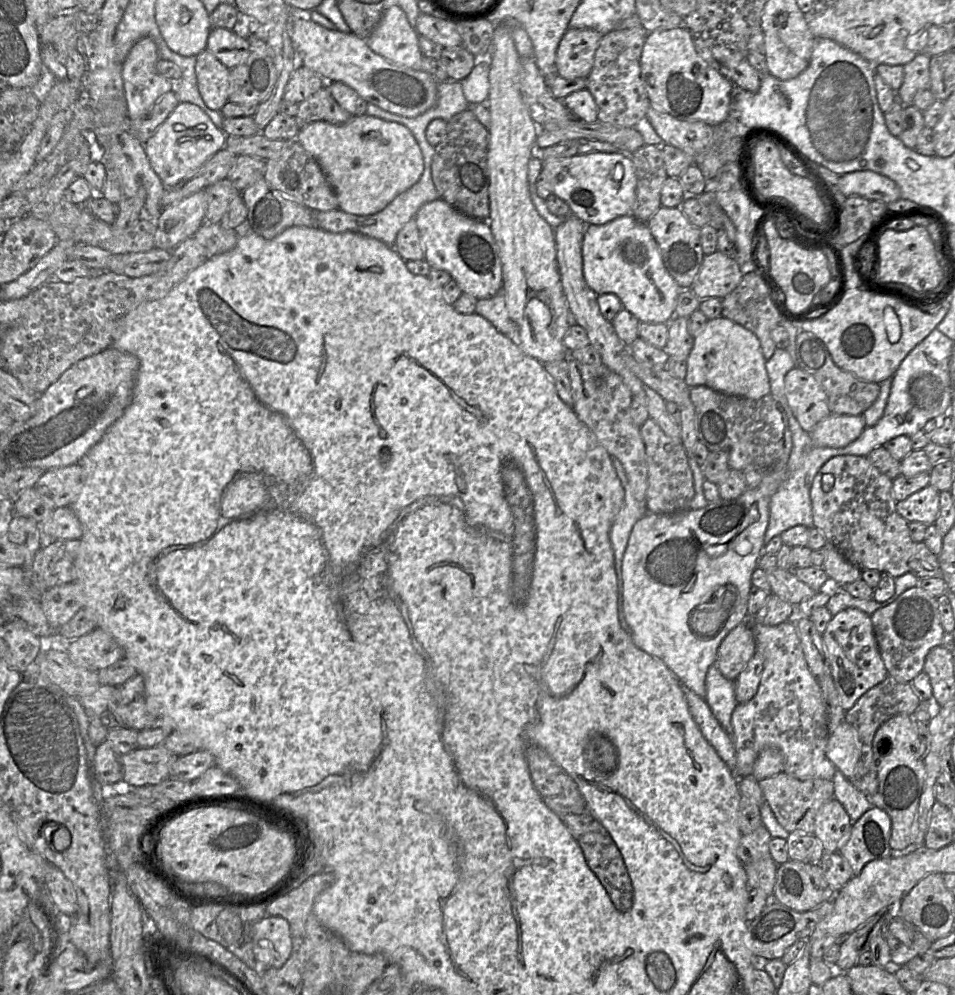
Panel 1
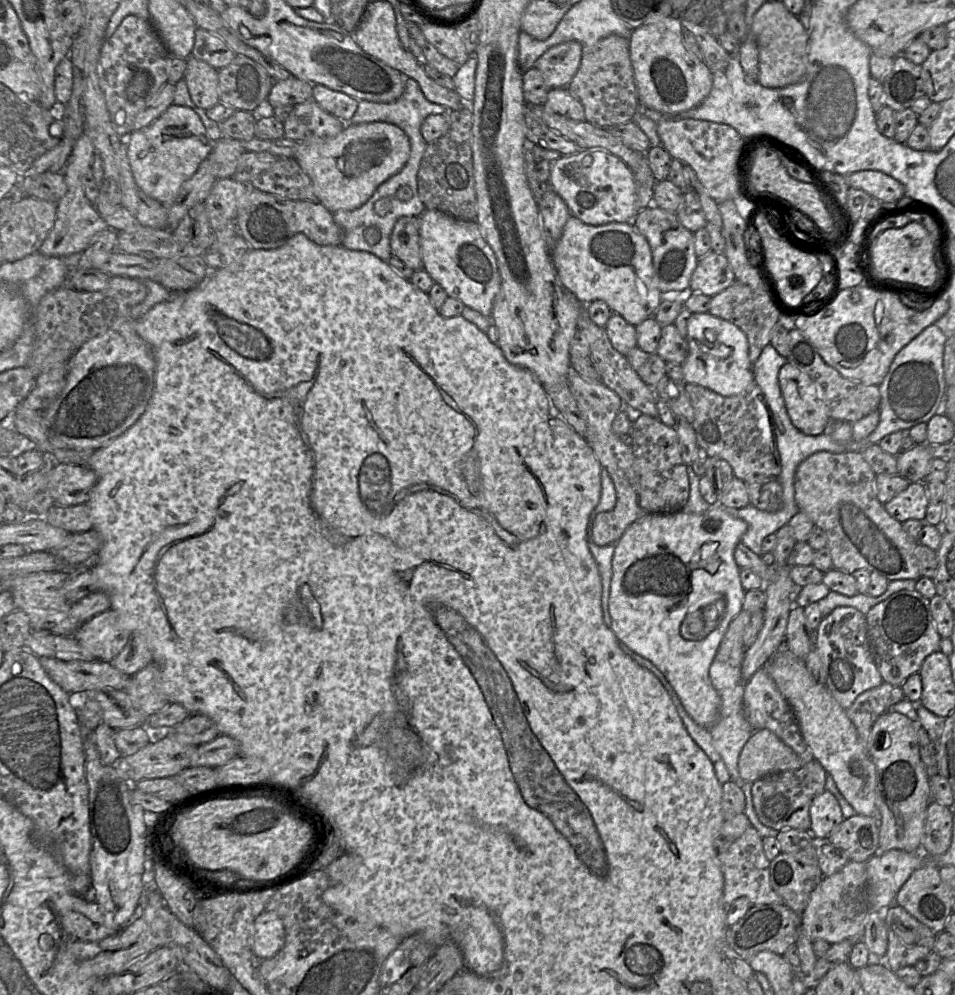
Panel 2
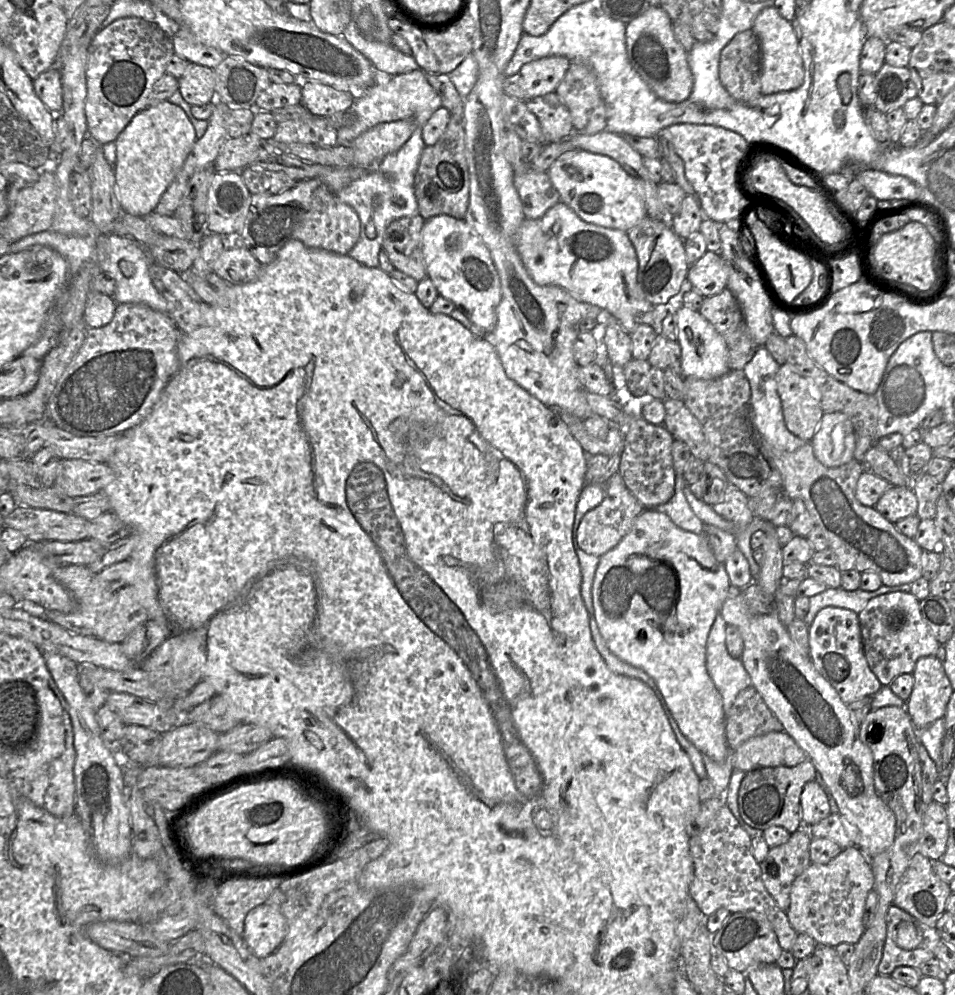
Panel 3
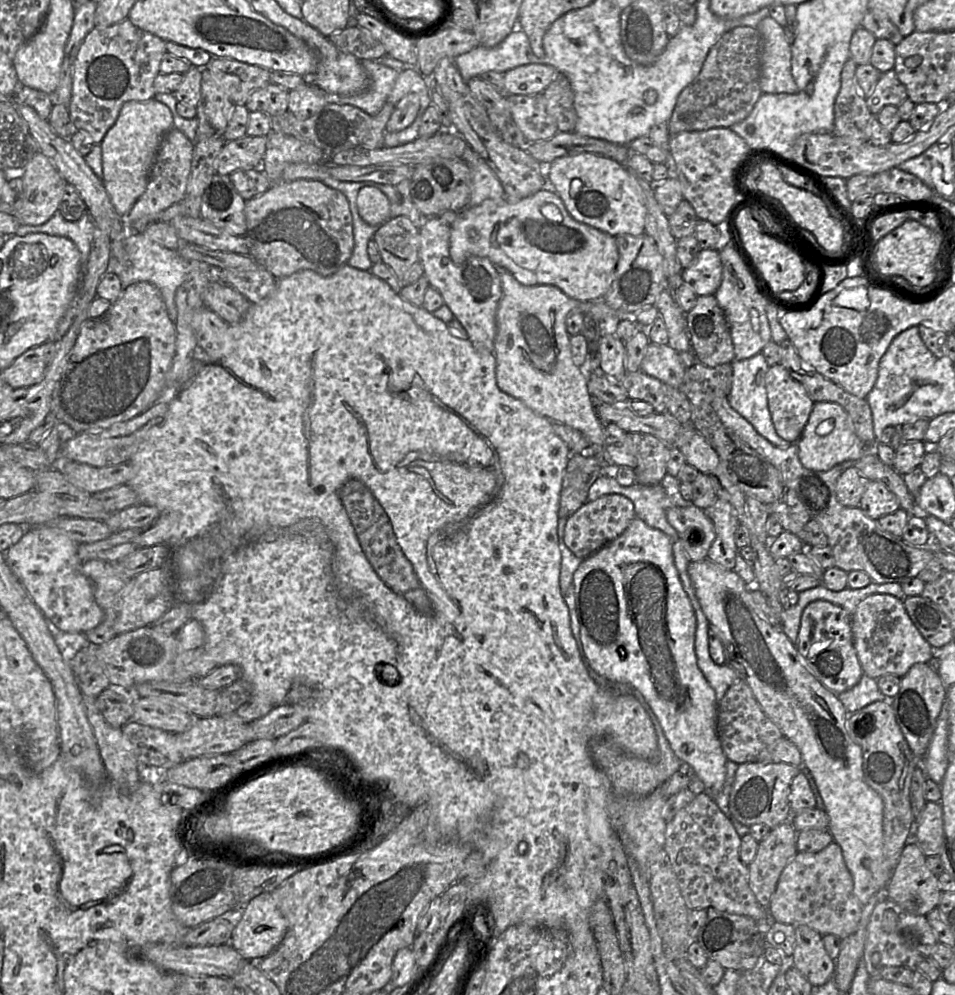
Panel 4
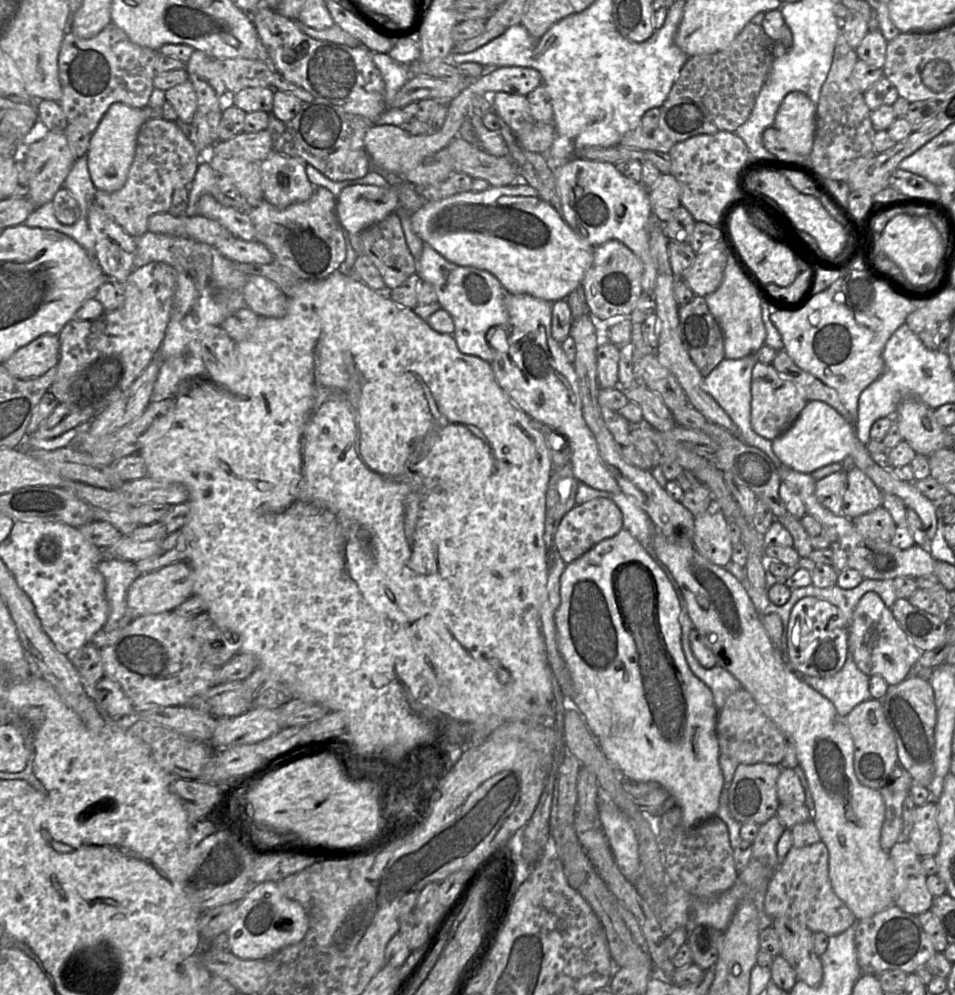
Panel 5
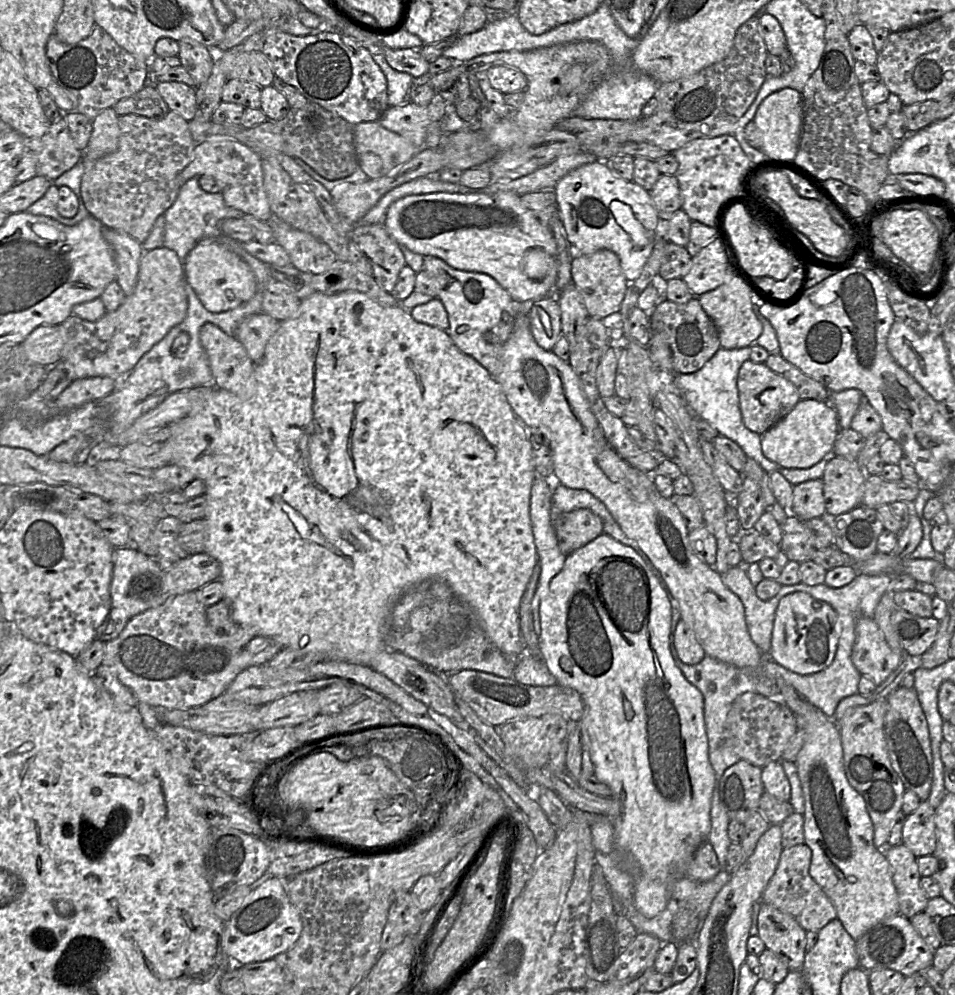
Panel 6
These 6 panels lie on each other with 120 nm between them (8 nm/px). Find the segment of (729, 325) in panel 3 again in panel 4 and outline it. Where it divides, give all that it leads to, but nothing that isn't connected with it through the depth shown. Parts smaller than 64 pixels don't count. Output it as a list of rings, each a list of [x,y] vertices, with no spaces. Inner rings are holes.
[[[714,295],[697,296],[694,307],[686,313],[686,329],[696,361],[716,367],[735,360],[729,326]]]

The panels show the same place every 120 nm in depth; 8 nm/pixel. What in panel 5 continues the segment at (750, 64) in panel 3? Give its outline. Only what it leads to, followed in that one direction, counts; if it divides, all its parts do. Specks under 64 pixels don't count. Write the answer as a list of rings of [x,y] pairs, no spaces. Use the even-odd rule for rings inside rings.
[[[749,22],[727,48],[712,54],[689,57],[660,108],[658,126],[654,130],[644,130],[639,126],[626,133],[619,145],[668,153],[676,143],[697,135],[734,132],[748,119],[770,72],[772,43],[760,25]]]

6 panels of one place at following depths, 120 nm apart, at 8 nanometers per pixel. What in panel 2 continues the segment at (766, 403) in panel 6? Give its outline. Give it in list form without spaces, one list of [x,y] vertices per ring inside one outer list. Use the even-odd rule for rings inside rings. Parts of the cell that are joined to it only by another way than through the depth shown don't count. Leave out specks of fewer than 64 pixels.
[[[791,362],[781,367],[778,379],[792,424],[805,435],[824,434],[831,418],[816,383]]]

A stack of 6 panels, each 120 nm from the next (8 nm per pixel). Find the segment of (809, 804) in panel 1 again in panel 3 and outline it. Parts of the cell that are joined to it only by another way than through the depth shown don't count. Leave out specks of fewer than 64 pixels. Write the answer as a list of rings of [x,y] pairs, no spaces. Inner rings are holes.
[[[810,760],[796,766],[763,767],[745,773],[737,798],[741,819],[747,825],[762,831],[772,826],[783,827],[790,833],[805,828],[800,797],[805,784],[815,781],[816,777],[816,768]]]

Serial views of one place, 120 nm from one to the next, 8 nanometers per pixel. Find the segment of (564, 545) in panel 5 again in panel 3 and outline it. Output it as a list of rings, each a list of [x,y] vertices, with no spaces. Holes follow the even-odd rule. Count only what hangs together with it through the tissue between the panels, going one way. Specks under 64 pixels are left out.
[[[619,472],[611,475],[604,483],[604,489],[603,501],[583,516],[575,533],[578,547],[588,554],[599,557],[614,548],[624,538],[636,517],[644,510],[626,487]]]

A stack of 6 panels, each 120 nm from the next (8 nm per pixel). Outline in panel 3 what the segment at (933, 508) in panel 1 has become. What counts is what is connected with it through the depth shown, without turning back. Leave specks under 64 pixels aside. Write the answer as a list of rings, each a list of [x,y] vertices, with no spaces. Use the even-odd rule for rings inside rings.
[[[891,486],[874,507],[887,520],[896,523],[917,515],[918,500],[911,486]]]

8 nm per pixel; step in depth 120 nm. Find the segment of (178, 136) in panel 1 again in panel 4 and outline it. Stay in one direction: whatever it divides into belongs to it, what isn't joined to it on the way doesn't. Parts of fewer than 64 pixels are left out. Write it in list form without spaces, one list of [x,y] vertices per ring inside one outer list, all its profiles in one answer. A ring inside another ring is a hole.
[[[155,98],[147,101],[128,101],[123,104],[115,124],[101,141],[103,185],[117,213],[126,219],[138,198],[145,192],[157,151],[163,136],[174,127],[170,108]]]

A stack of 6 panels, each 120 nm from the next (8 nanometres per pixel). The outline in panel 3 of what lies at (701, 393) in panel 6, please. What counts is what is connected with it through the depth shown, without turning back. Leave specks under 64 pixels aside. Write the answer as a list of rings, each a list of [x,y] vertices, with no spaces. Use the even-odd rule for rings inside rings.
[[[759,346],[753,358],[745,365],[743,372],[751,389],[750,420],[755,431],[770,445],[787,452],[793,452],[809,442],[793,435],[785,425],[781,400],[775,381],[775,375],[780,366],[764,346]]]

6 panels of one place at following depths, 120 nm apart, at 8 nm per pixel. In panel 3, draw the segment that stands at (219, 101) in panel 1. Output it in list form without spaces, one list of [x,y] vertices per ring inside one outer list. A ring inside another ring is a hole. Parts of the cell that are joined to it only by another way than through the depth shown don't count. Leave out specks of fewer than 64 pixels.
[[[189,63],[184,74],[178,79],[178,90],[191,106],[201,106],[213,102],[216,100],[213,69]]]

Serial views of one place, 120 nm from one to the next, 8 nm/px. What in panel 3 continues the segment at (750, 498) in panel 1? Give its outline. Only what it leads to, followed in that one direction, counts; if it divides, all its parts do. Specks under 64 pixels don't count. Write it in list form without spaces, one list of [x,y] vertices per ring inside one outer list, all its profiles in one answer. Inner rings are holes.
[[[644,509],[635,519],[624,538],[610,551],[600,556],[600,561],[592,583],[594,618],[609,651],[622,661],[643,669],[655,681],[656,692],[665,713],[670,711],[681,733],[701,752],[716,762],[725,761],[730,755],[725,736],[725,714],[721,696],[711,680],[706,668],[706,642],[711,627],[720,610],[731,595],[732,587],[724,563],[719,562],[712,552],[709,541],[703,533],[695,534],[675,525],[664,513]]]

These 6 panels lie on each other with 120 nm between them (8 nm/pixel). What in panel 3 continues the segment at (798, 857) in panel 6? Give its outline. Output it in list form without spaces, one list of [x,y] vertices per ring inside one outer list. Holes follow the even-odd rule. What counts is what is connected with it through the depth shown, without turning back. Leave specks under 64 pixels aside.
[[[857,847],[842,849],[827,864],[811,863],[794,881],[786,914],[798,933],[812,937],[817,943],[834,948],[841,943],[856,944],[865,930],[865,904],[873,889],[873,870],[863,853]]]

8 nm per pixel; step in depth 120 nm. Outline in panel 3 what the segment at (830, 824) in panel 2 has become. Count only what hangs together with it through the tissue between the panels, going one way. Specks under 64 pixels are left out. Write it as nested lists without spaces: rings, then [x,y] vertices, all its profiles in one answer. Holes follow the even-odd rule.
[[[816,781],[805,784],[800,797],[803,827],[808,828],[828,817],[832,812],[827,794]]]

